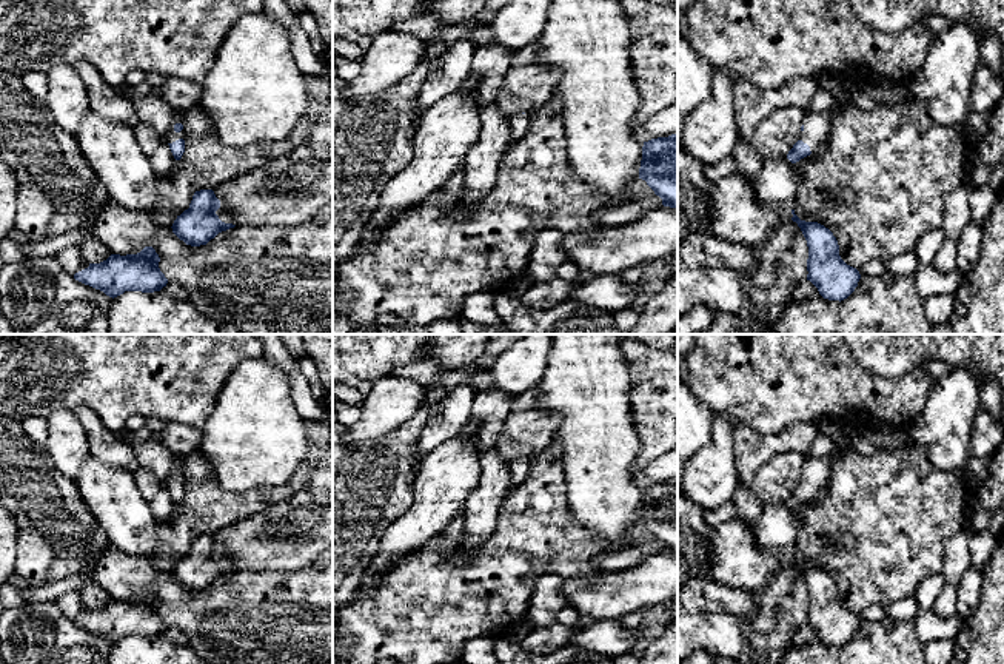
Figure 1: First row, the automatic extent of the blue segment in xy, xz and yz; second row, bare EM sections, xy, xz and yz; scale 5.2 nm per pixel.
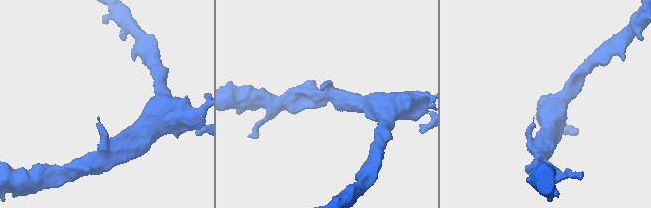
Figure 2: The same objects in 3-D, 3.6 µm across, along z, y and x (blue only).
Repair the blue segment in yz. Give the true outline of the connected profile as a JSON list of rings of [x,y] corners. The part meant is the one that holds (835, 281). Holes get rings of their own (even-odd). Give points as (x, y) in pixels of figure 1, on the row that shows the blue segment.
[[[795,210],[791,214],[808,246],[807,280],[824,299],[839,302],[847,299],[858,287],[859,271],[841,259],[838,240],[828,228],[818,222],[801,220]]]

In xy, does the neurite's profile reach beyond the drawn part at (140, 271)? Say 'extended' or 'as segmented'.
as segmented

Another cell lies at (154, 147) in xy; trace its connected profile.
[[[142,122],[134,128],[134,134],[156,176],[169,174],[176,165],[176,159],[166,139]]]

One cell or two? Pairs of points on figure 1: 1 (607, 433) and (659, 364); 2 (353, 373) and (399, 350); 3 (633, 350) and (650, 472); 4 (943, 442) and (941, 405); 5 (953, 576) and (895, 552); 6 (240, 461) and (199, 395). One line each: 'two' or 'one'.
1: two
2: one
3: two
4: one
5: two
6: two

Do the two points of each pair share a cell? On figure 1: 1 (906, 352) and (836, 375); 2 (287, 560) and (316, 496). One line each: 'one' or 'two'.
1: two
2: one

